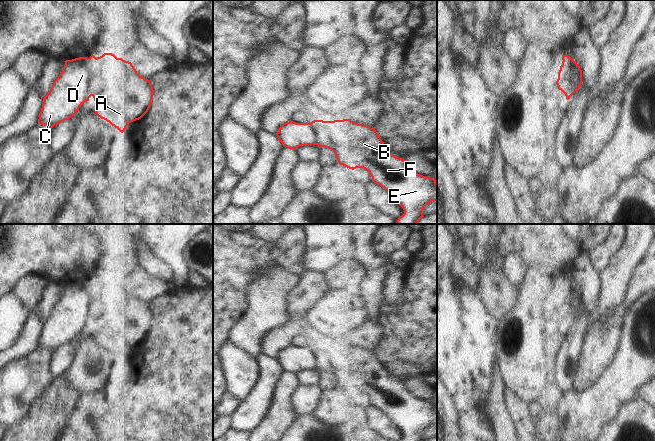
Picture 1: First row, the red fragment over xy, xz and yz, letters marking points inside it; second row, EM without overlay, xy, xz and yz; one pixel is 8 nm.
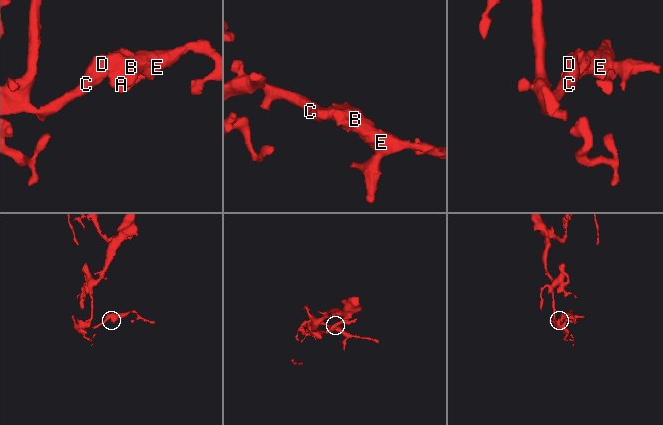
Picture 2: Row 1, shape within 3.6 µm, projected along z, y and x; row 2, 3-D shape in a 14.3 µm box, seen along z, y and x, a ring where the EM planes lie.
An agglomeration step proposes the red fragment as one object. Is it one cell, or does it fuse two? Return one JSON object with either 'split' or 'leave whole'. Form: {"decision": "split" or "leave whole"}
{"decision": "split"}

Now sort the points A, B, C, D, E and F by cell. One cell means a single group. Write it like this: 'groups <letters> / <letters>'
groups A B E F / C D

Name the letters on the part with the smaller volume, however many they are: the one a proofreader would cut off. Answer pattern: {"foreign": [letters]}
{"foreign": ["A", "B", "E", "F"]}

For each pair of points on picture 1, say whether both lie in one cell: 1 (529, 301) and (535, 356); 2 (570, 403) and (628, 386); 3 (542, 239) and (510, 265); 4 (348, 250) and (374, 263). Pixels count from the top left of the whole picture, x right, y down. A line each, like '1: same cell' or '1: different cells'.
1: same cell
2: same cell
3: different cells
4: different cells

